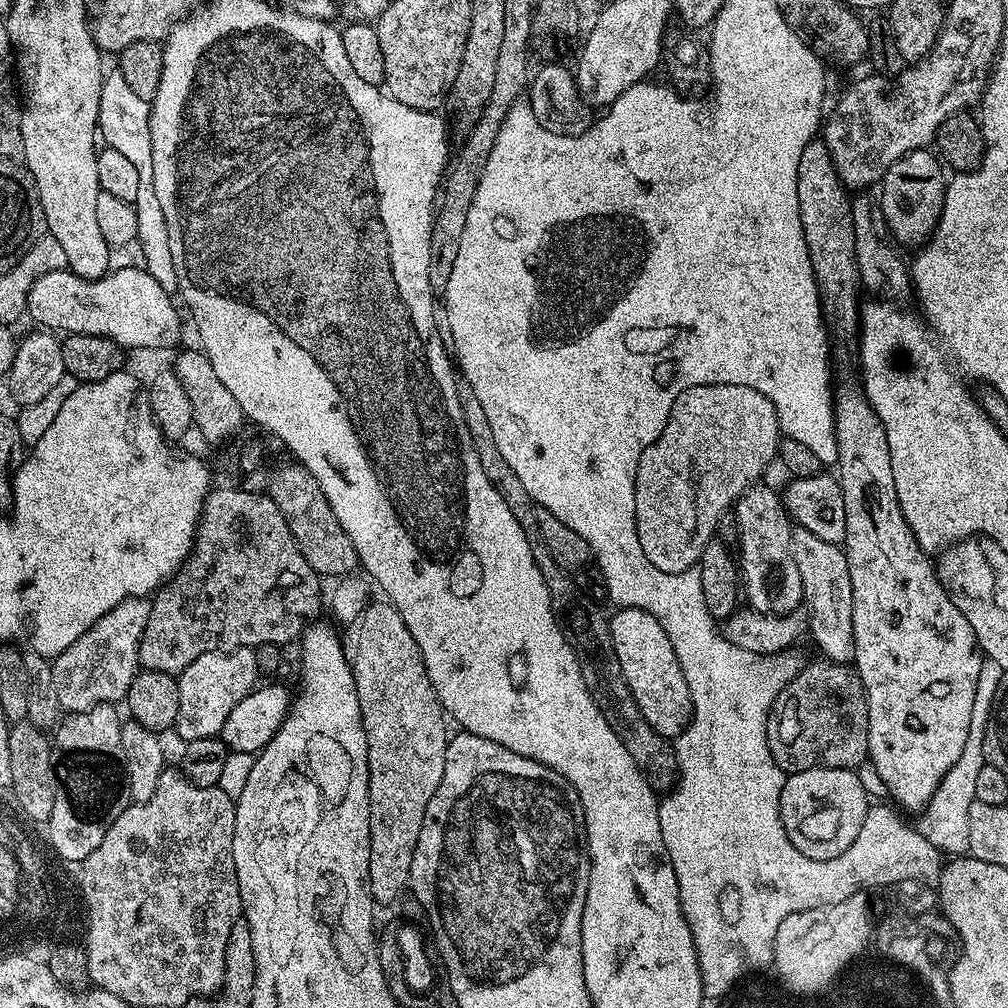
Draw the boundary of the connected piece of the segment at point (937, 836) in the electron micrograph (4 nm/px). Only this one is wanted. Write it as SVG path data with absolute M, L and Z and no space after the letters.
M981 659L978 670L978 686L974 694L974 710L970 713L970 734L966 734L966 747L962 750L962 758L946 770L946 778L938 782L938 790L930 798L924 811L919 813L918 827L922 838L930 842L945 857L955 858L971 853L970 846L970 806L976 801L974 786L984 762L984 731L988 728L988 719L994 715L992 703L998 690L998 682L1006 675L1006 670L998 666L998 662Z

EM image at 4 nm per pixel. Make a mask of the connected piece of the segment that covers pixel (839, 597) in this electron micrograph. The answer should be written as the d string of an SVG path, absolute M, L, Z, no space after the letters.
M799 526L792 529L794 563L802 574L804 598L808 610L806 624L812 627L812 640L820 647L820 656L837 664L848 664L854 656L854 590L850 586L850 570L846 566L846 554L839 544L822 542L818 534Z

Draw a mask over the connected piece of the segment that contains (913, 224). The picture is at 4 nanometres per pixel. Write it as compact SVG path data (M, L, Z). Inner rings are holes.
M921 150L898 158L898 162L894 162L890 170L886 170L884 179L879 185L878 207L886 216L891 239L897 245L923 245L940 220L944 205L946 175L944 176L945 169L941 161L933 153L932 157L930 153L931 151Z

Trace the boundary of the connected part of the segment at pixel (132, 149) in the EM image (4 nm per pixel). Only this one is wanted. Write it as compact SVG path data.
M119 70L109 71L105 75L100 99L99 135L105 145L114 146L125 158L130 158L134 166L138 166L138 192L148 192L148 196L153 196L154 166L150 146L149 107L149 101L138 98L138 94L134 94L134 89L126 83L126 78Z

